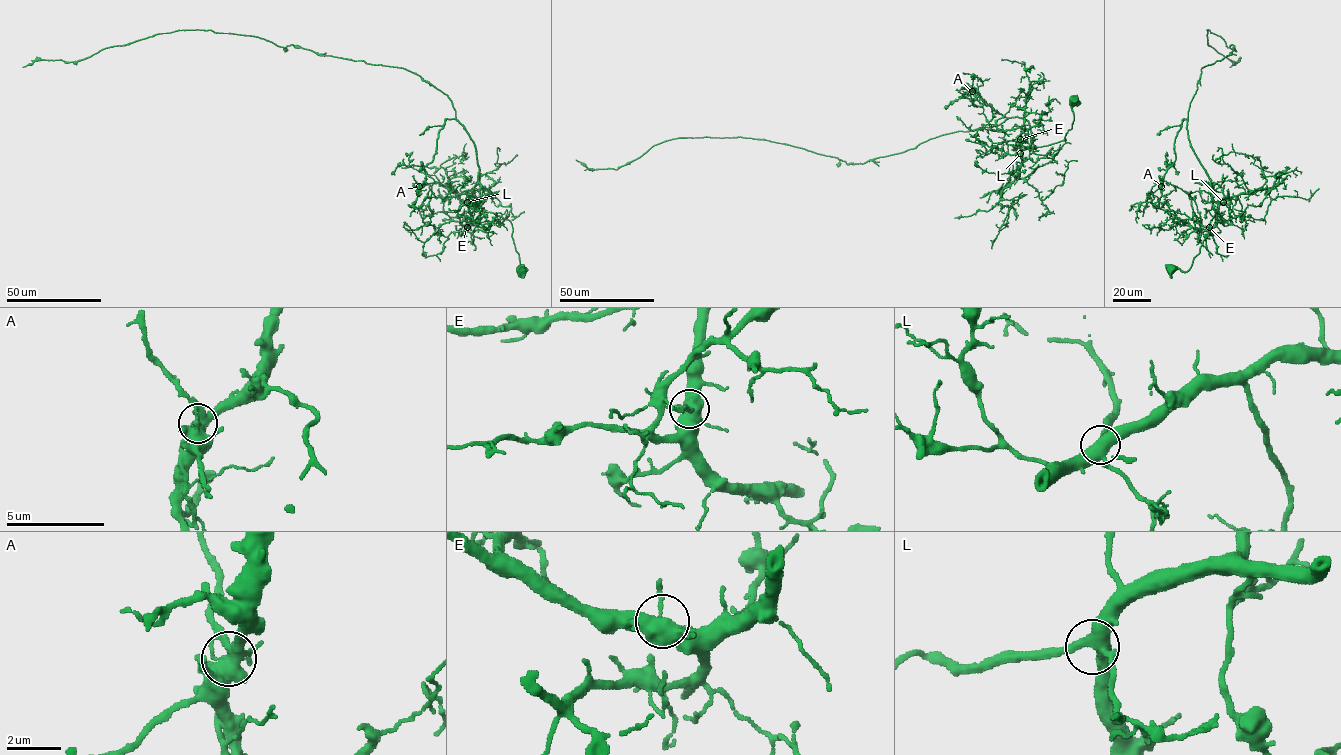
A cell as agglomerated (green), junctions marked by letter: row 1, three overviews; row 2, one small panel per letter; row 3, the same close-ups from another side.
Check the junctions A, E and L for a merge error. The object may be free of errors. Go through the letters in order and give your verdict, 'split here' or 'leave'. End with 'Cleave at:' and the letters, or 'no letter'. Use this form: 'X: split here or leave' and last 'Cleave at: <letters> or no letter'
A: split here
E: leave
L: leave
Cleave at: A

